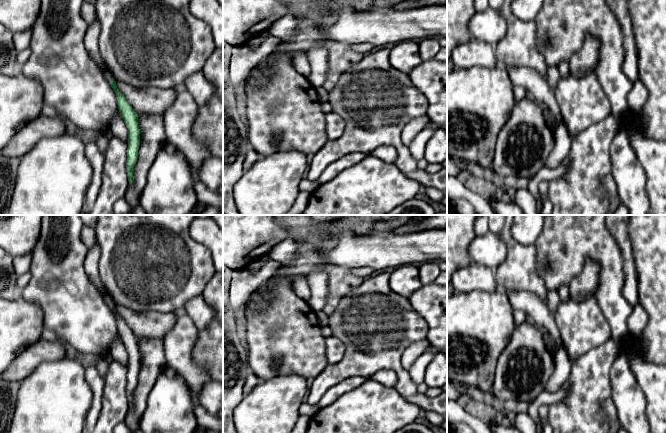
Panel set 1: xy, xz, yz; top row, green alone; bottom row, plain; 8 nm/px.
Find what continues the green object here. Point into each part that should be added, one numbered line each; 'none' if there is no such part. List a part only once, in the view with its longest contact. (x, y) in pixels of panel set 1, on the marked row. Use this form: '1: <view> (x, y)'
1: xy (91, 39)

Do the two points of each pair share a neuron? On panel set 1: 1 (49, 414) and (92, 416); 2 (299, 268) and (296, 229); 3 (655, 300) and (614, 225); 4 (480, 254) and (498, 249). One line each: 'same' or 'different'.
1: different
2: different
3: different
4: same

